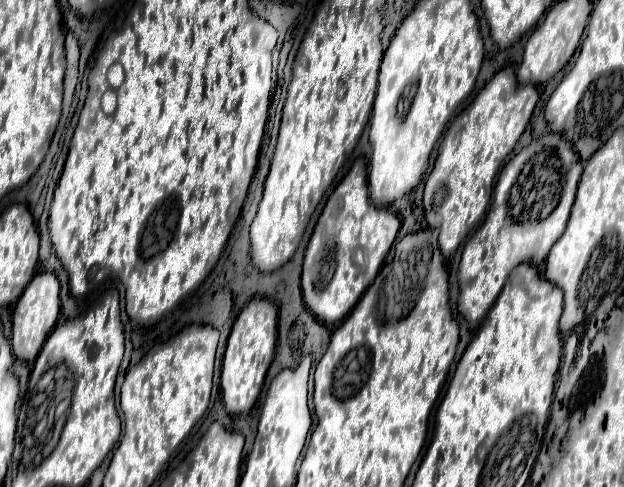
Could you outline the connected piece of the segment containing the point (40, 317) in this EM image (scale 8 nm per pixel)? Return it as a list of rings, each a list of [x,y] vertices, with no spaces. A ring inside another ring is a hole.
[[[38,272],[22,292],[12,314],[12,352],[20,360],[34,360],[60,314],[60,284],[52,272]]]

